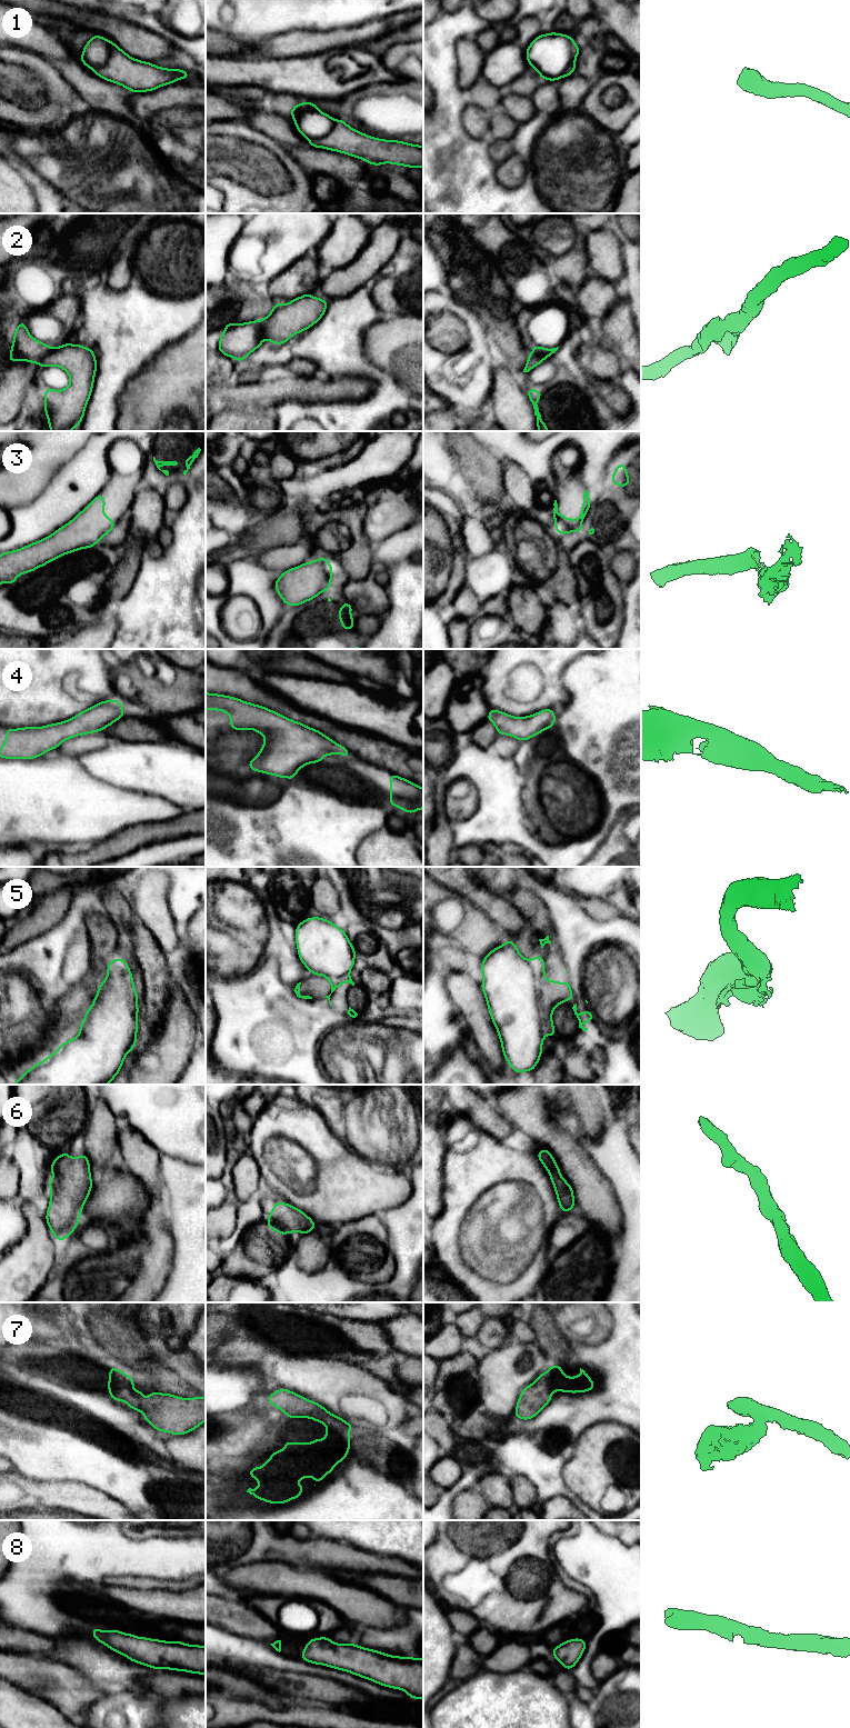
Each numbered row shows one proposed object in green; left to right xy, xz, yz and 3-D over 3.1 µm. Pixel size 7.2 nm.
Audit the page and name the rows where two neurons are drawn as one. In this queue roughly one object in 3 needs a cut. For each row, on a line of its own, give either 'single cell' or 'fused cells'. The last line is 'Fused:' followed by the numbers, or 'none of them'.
1: single cell
2: fused cells
3: fused cells
4: single cell
5: fused cells
6: single cell
7: single cell
8: single cell
Fused: 2, 3, 5

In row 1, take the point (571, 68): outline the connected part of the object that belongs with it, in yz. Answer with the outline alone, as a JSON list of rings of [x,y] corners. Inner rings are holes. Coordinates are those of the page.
[[[550,32],[538,36],[526,50],[526,57],[542,80],[558,81],[576,72],[580,48],[571,36]]]

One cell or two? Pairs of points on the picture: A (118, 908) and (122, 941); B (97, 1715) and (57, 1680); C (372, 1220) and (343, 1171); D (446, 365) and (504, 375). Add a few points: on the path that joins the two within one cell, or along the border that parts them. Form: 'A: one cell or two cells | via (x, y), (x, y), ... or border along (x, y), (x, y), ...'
A: one cell | via (122, 916), (122, 934)
B: two cells | border along (102, 1692), (89, 1705), (82, 1716)
C: two cells | border along (374, 1214), (343, 1222)
D: two cells | border along (496, 360), (491, 396), (489, 398)

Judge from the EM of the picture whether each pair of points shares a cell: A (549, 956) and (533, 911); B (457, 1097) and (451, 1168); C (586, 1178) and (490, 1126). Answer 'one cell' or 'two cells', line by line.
A: one cell
B: two cells
C: two cells

